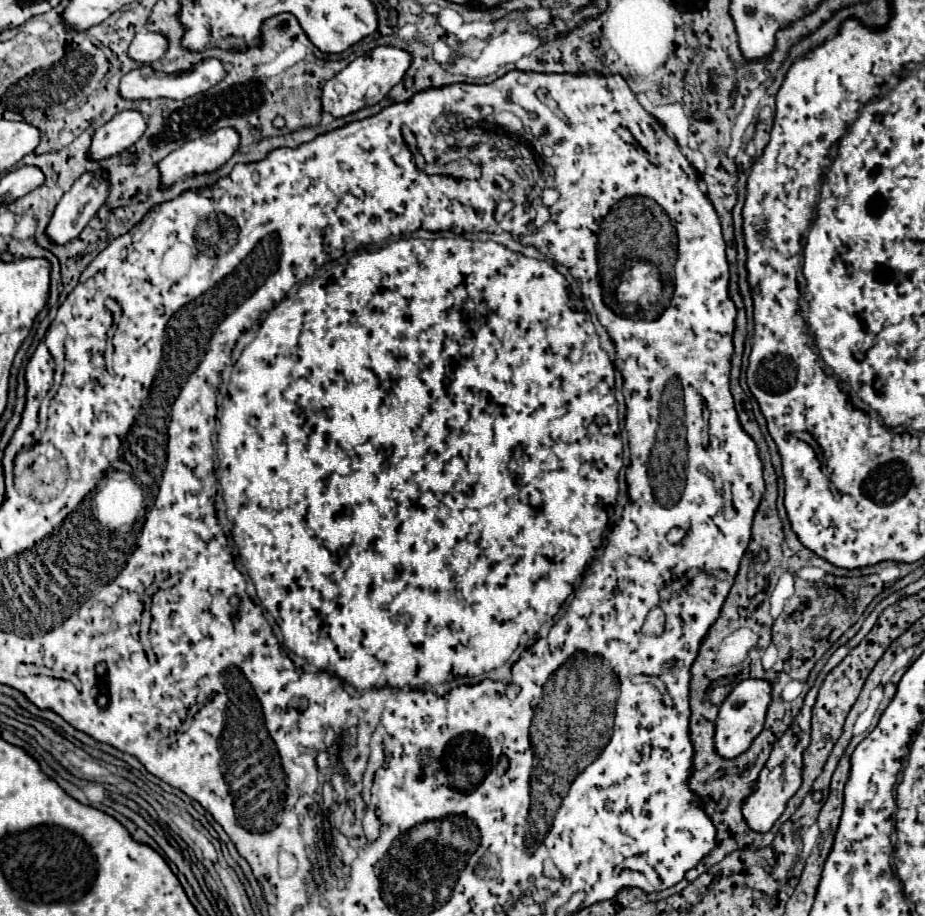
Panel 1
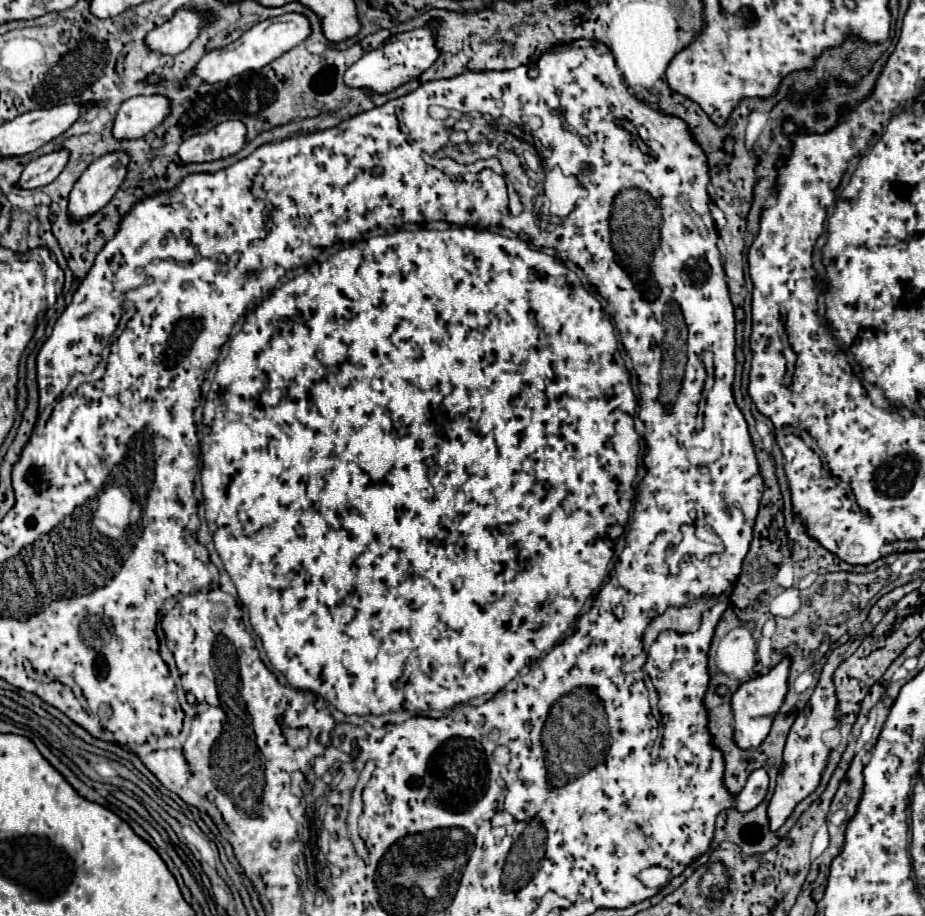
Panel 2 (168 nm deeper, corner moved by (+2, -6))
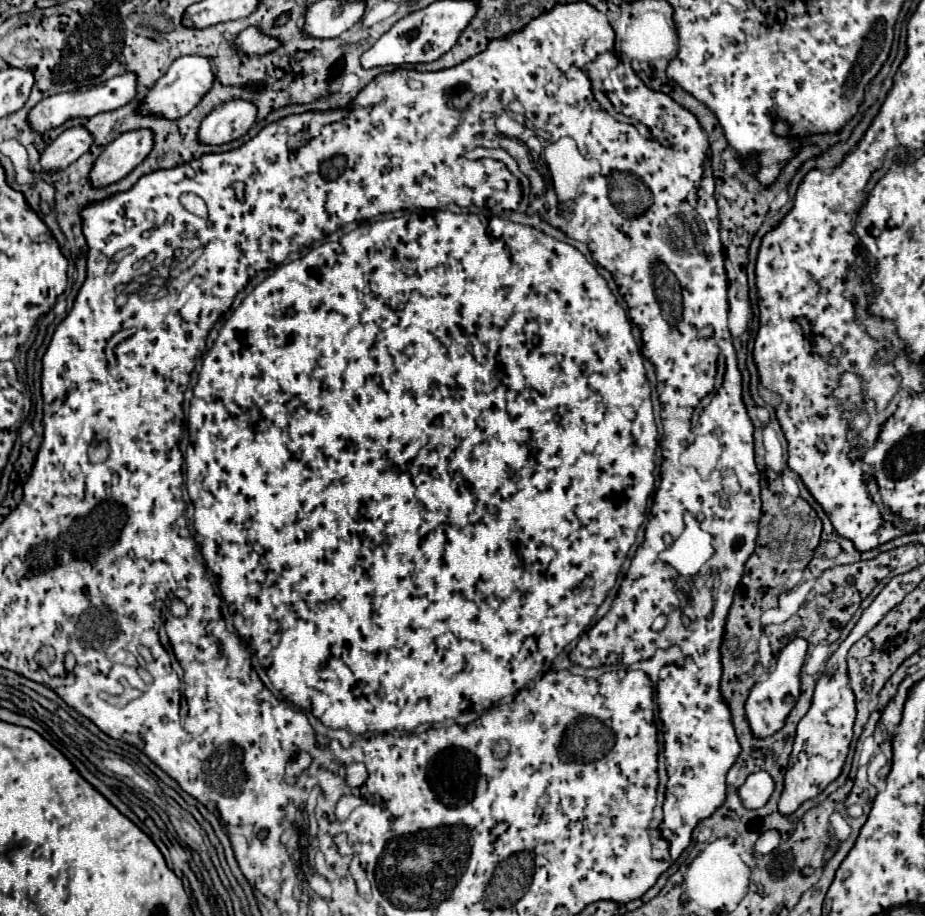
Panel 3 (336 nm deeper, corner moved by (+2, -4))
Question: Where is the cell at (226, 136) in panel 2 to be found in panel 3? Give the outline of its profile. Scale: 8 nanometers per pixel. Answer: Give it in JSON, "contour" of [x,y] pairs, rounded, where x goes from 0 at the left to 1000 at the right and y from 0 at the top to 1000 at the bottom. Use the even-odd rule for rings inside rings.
{"contour":[[[249,110],[238,119],[229,121],[221,134],[216,136],[216,156],[225,158],[242,158],[249,156],[264,145],[268,145],[270,136],[277,132],[277,117],[268,110]]]}

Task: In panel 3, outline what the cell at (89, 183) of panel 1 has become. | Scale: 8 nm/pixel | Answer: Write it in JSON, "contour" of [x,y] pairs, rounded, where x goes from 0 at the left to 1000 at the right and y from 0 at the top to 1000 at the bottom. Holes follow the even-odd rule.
{"contour":[[[158,141],[132,145],[108,167],[97,187],[99,204],[115,204],[134,195],[164,163],[164,145]]]}

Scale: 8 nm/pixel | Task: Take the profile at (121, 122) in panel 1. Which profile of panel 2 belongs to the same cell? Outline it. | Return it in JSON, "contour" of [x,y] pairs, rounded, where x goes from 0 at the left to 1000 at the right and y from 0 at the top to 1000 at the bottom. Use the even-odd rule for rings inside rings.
{"contour":[[[149,104],[132,112],[123,132],[123,150],[149,152],[169,141],[182,126],[184,108],[177,104]]]}

